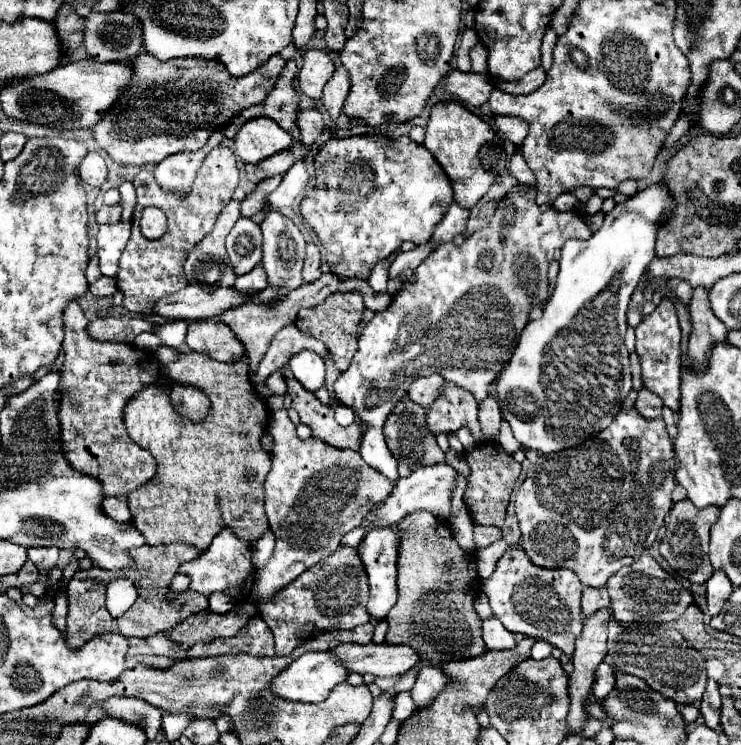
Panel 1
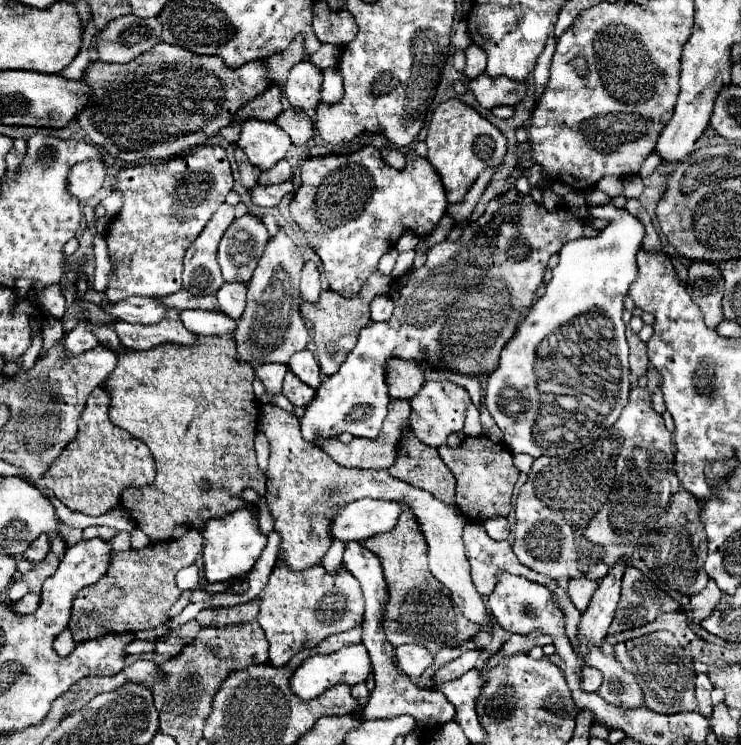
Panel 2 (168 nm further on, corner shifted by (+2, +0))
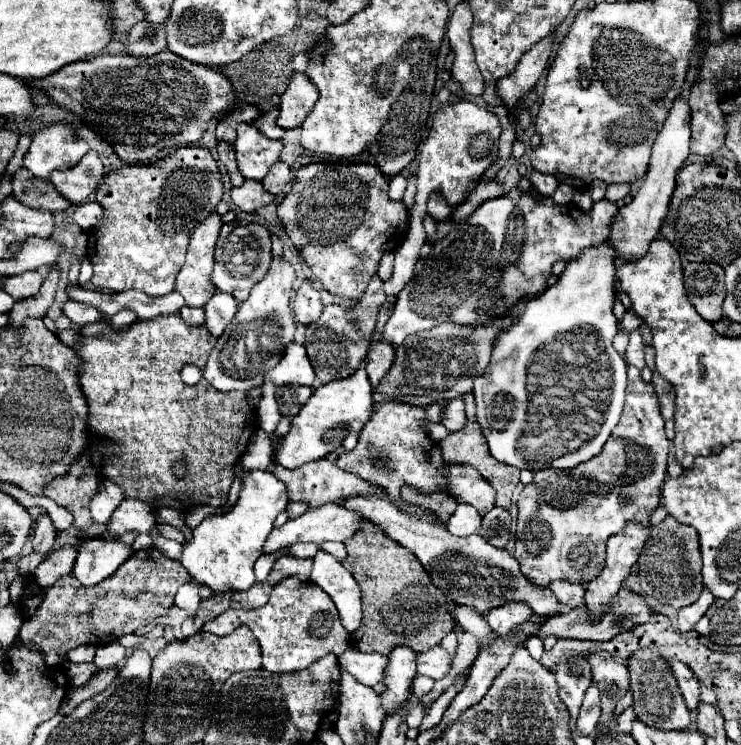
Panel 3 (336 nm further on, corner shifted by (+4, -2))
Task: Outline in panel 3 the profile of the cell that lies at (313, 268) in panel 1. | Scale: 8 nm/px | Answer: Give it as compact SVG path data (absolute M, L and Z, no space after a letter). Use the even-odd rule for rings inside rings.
M304 281L294 299L294 317L298 323L310 325L310 323L318 321L320 313L322 313L320 293L312 281Z

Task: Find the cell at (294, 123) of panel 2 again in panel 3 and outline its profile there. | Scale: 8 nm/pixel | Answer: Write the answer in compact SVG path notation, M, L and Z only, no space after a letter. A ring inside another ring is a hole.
M272 107L272 111L262 113L256 121L252 121L252 125L264 133L268 139L282 139L282 135L286 133L282 127L276 127L276 117L278 117L278 109Z

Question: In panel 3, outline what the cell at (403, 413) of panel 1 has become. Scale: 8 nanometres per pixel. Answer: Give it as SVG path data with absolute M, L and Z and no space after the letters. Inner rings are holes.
M404 489L402 491L402 497L404 501L408 501L410 505L416 505L416 507L422 507L426 511L432 511L440 523L448 523L448 519L452 517L454 509L456 509L456 501L450 497L450 495L444 495L444 493L436 493L436 495L416 495L416 491L408 491Z

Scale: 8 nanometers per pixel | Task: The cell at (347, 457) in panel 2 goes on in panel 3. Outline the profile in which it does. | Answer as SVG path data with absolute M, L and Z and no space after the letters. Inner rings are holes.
M382 403L376 407L374 417L360 431L358 445L352 451L342 451L336 459L342 471L354 473L370 485L376 485L390 499L400 497L402 487L410 487L418 493L444 491L458 503L468 503L484 517L494 509L496 491L484 481L484 477L472 465L450 465L442 459L442 451L434 439L428 437L424 427L424 411L406 403Z

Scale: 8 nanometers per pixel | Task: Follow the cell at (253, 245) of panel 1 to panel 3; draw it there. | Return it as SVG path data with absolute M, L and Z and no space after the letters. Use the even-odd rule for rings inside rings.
M234 219L232 223L222 225L222 231L216 241L216 253L214 253L214 271L212 271L212 283L218 291L230 293L236 301L246 301L250 295L250 289L268 273L272 251L270 251L270 231L264 225Z

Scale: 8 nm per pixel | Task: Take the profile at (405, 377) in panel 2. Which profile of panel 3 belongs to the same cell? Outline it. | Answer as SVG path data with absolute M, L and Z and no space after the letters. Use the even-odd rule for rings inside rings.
M374 333L370 335L370 349L368 349L368 363L366 363L366 371L368 371L368 379L372 385L376 385L386 373L388 367L392 365L394 359L394 349L388 343L382 343L374 337Z

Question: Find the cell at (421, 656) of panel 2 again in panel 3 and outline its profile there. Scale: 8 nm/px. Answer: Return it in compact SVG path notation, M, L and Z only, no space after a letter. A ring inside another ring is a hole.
M436 645L424 653L416 655L416 665L418 665L418 675L426 675L432 679L442 679L452 665L452 657L442 645Z

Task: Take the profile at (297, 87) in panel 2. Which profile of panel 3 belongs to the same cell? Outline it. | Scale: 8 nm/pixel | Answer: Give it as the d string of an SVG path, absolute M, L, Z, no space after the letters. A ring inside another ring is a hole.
M294 73L286 91L280 97L280 115L276 125L282 129L296 129L316 103L316 87L308 83L304 73Z

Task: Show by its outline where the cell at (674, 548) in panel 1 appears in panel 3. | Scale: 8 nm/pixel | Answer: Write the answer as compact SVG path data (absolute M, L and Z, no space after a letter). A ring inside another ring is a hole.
M670 515L652 531L652 537L644 545L644 551L638 559L640 569L640 585L642 591L650 597L656 597L660 603L666 603L670 607L684 607L692 605L700 593L702 593L702 559L700 559L700 545L698 535L694 527L676 523Z

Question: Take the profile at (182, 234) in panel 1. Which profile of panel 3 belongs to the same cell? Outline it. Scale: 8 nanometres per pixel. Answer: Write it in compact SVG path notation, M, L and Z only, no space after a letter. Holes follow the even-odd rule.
M180 147L152 165L124 165L122 169L110 171L96 189L96 201L104 209L102 219L88 231L88 259L94 265L92 283L98 289L112 291L140 289L148 295L172 293L192 231L214 211L222 193L218 165L202 147Z

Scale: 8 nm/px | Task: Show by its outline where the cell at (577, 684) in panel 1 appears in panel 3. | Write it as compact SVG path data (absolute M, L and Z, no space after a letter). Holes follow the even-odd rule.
M628 521L626 527L620 533L612 535L608 539L608 545L606 545L606 565L604 565L602 573L592 583L586 585L586 605L592 611L592 619L600 619L600 613L604 613L604 607L608 605L608 601L620 591L622 581L630 575L632 565L638 561L638 555L640 555L644 543L650 537L650 529L652 529L650 525L646 527L646 525L640 525L636 521Z

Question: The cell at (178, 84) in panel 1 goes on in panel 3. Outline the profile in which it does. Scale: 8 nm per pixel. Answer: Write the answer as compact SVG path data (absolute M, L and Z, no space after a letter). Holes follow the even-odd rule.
M170 51L152 55L152 57L132 57L132 55L98 55L88 61L70 63L56 73L42 79L28 79L26 85L30 89L38 89L46 93L54 103L64 107L66 111L80 117L84 125L88 125L94 133L98 133L108 145L114 147L116 155L126 165L136 165L148 161L164 147L184 147L196 143L204 131L208 129L208 121L220 113L226 115L232 107L232 89L224 83L224 75L220 75L212 67L190 63Z

